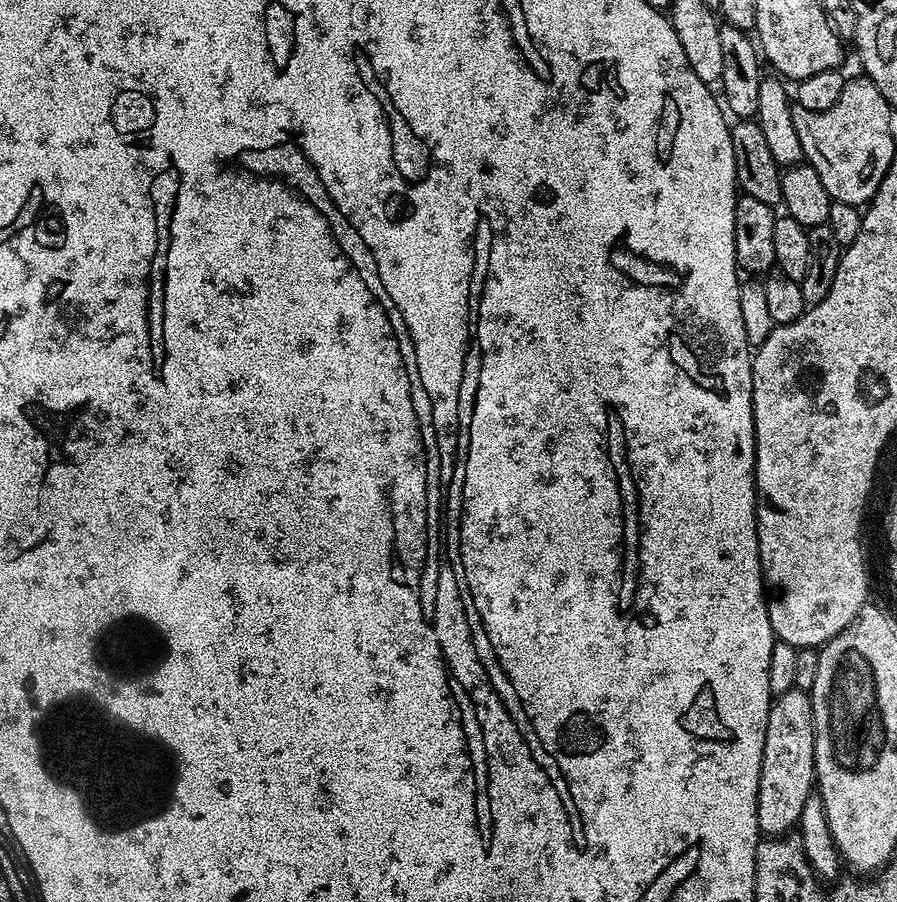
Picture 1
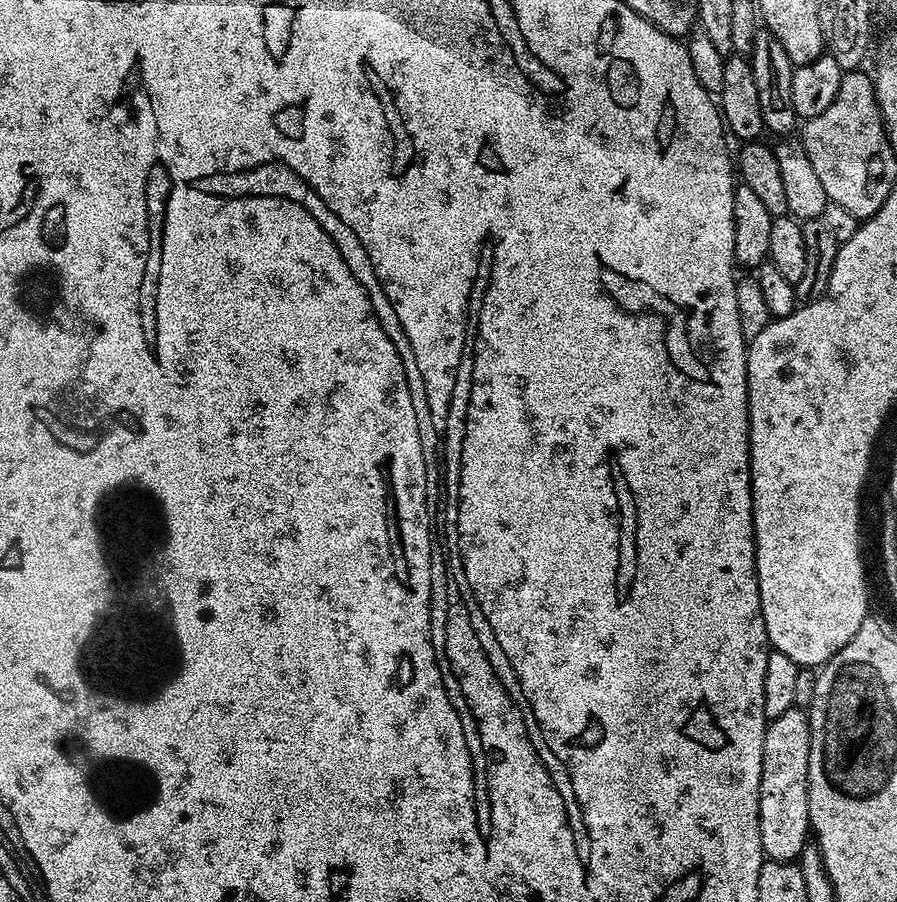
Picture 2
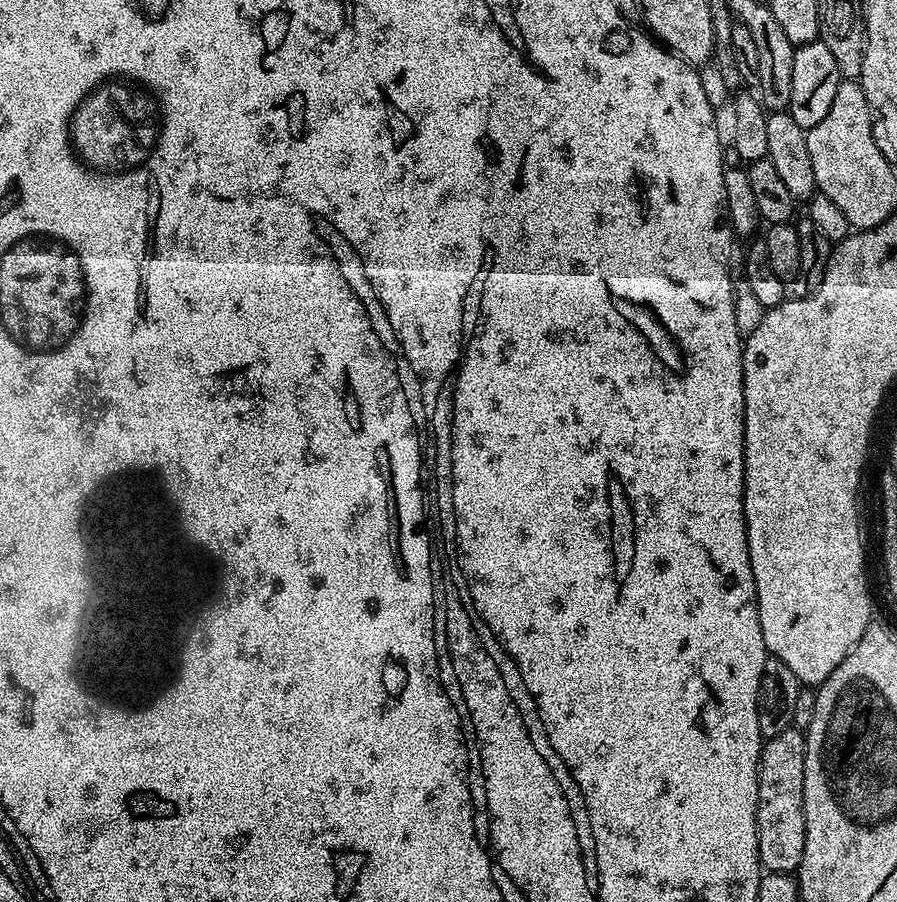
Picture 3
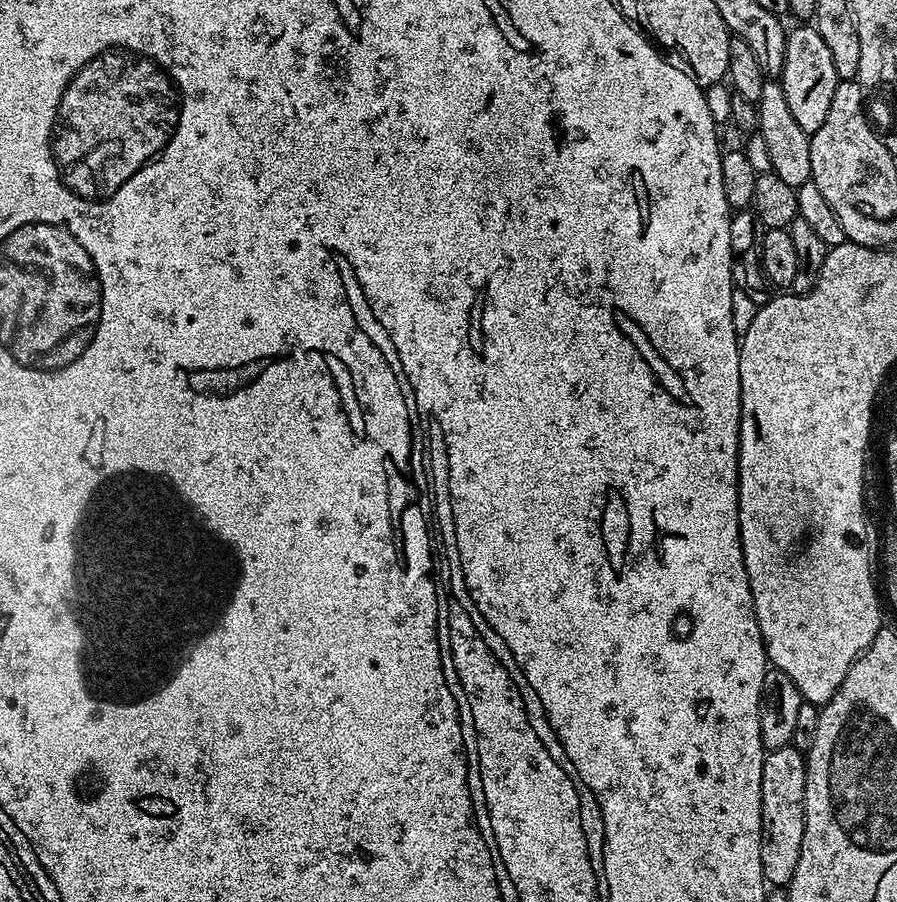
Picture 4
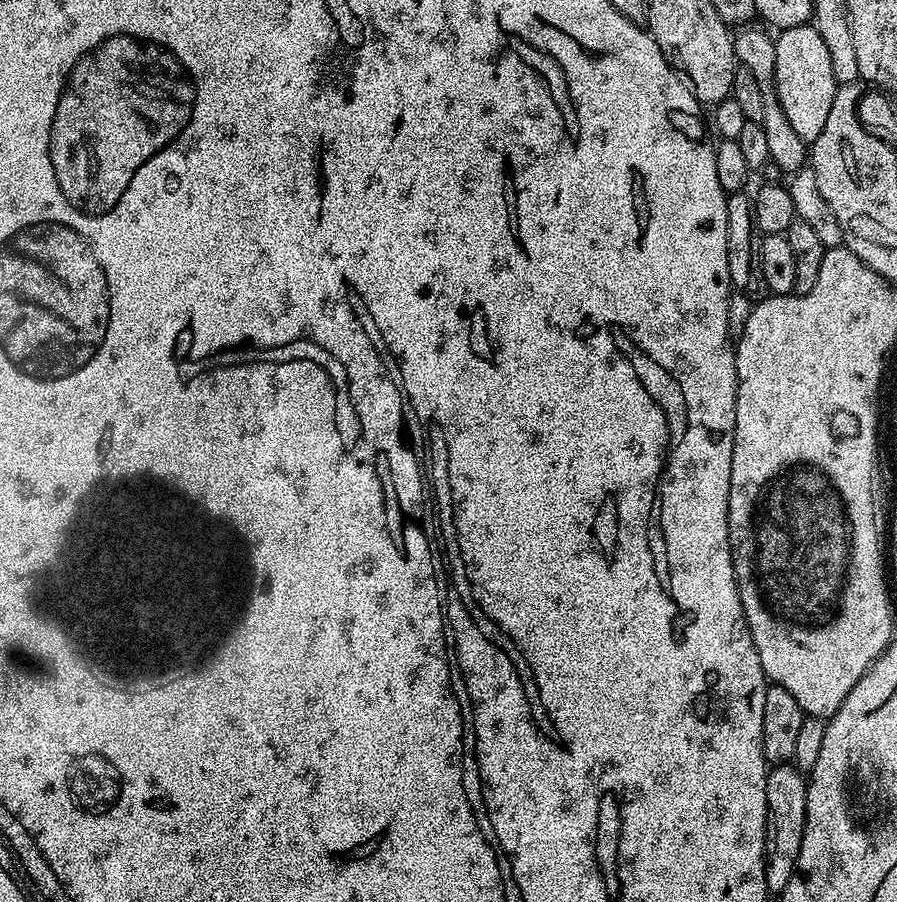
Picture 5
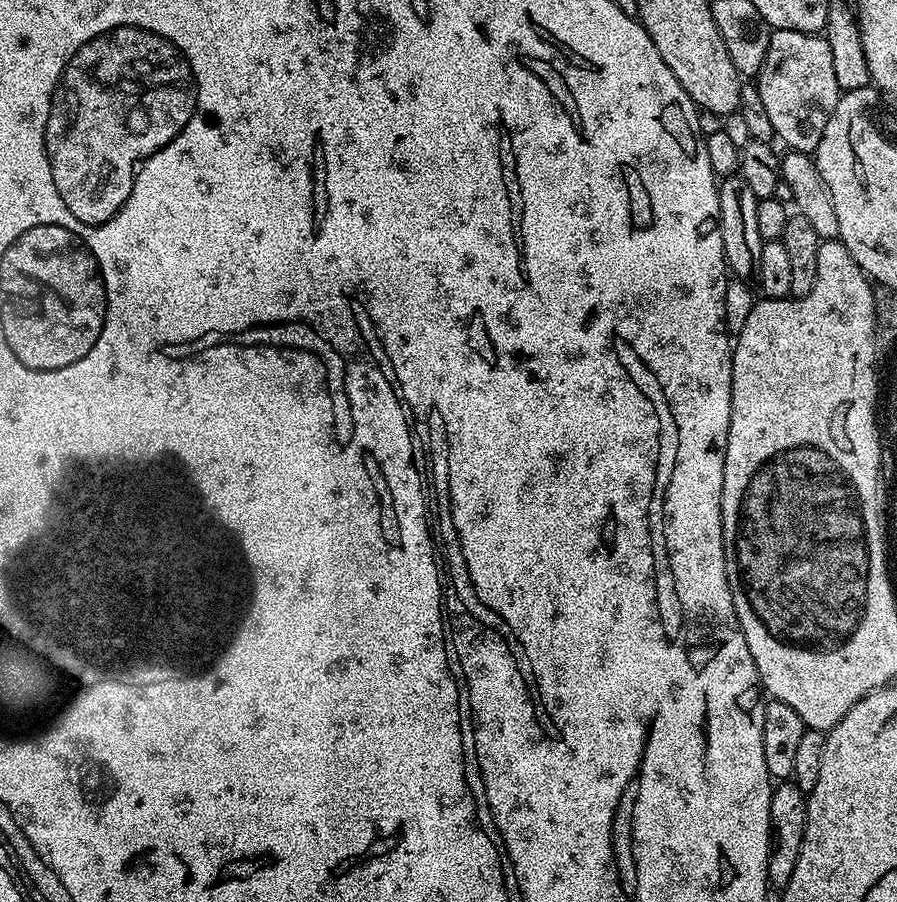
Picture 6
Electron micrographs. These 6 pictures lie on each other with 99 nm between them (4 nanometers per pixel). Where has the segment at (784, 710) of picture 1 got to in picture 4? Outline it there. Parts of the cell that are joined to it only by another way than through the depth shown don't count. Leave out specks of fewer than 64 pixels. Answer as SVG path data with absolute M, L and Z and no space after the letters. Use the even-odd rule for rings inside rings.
M794 747L774 748L765 755L762 766L762 830L760 853L762 874L772 886L787 886L794 878L804 837L804 795L806 794L805 753Z

